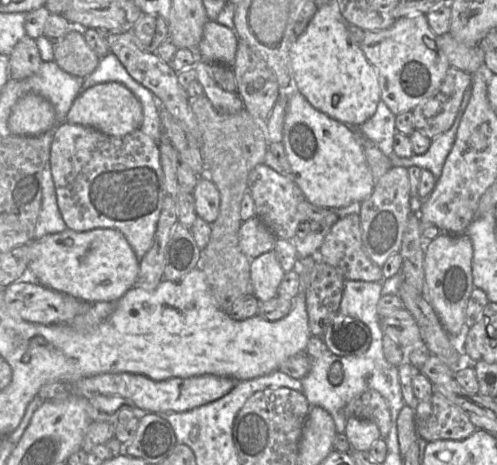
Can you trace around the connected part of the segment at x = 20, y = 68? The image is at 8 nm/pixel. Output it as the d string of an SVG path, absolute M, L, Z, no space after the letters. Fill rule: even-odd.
M25 35L9 55L9 77L22 80L35 74L42 63L36 41Z

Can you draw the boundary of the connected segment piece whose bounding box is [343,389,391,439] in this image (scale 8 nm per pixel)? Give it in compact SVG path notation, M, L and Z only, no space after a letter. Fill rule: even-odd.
M374 389L367 390L349 401L343 408L343 415L346 419L356 417L373 421L382 439L386 438L391 428L391 415L387 402Z

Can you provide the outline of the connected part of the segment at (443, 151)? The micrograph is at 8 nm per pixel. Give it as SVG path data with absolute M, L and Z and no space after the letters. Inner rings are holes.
M471 86L464 93L458 114L452 127L441 135L432 138L429 149L422 155L413 154L411 157L402 158L392 152L388 157L394 167L418 166L421 169L427 169L432 172L435 179L438 180L442 174L443 166L448 154L450 153L455 139L462 116L468 106L472 95Z

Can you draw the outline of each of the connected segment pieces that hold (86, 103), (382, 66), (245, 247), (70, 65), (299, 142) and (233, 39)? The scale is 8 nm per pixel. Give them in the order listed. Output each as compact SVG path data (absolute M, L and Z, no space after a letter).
M105 82L79 94L68 111L66 121L93 127L109 136L122 137L140 128L143 109L140 101L126 86L118 82Z
M426 15L401 17L387 29L365 31L361 43L361 49L377 72L381 99L395 115L412 111L432 96L451 67L437 44L437 36L431 30Z
M258 216L242 222L239 230L239 248L251 260L275 247L276 236Z
M71 25L63 39L54 46L54 61L65 72L86 78L97 68L100 57L88 46L81 25Z
M300 91L288 97L282 142L293 180L310 203L342 209L371 196L374 179L357 140L357 127L350 127L317 110Z
M209 20L204 25L201 41L196 48L197 60L233 67L238 43L239 38L235 30Z

